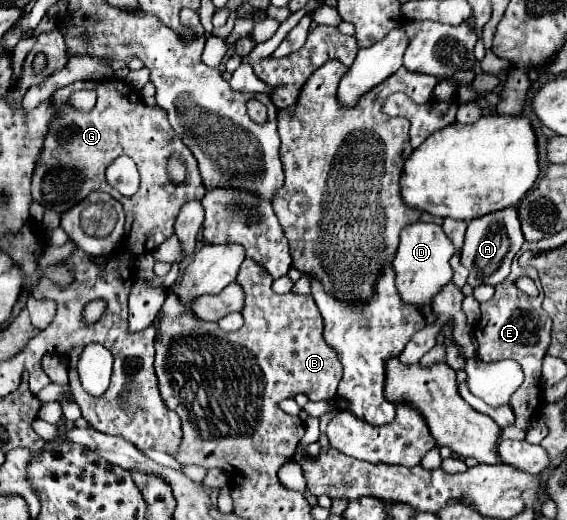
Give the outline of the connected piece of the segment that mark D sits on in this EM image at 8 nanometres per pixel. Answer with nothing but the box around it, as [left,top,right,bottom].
[393,222,453,316]

